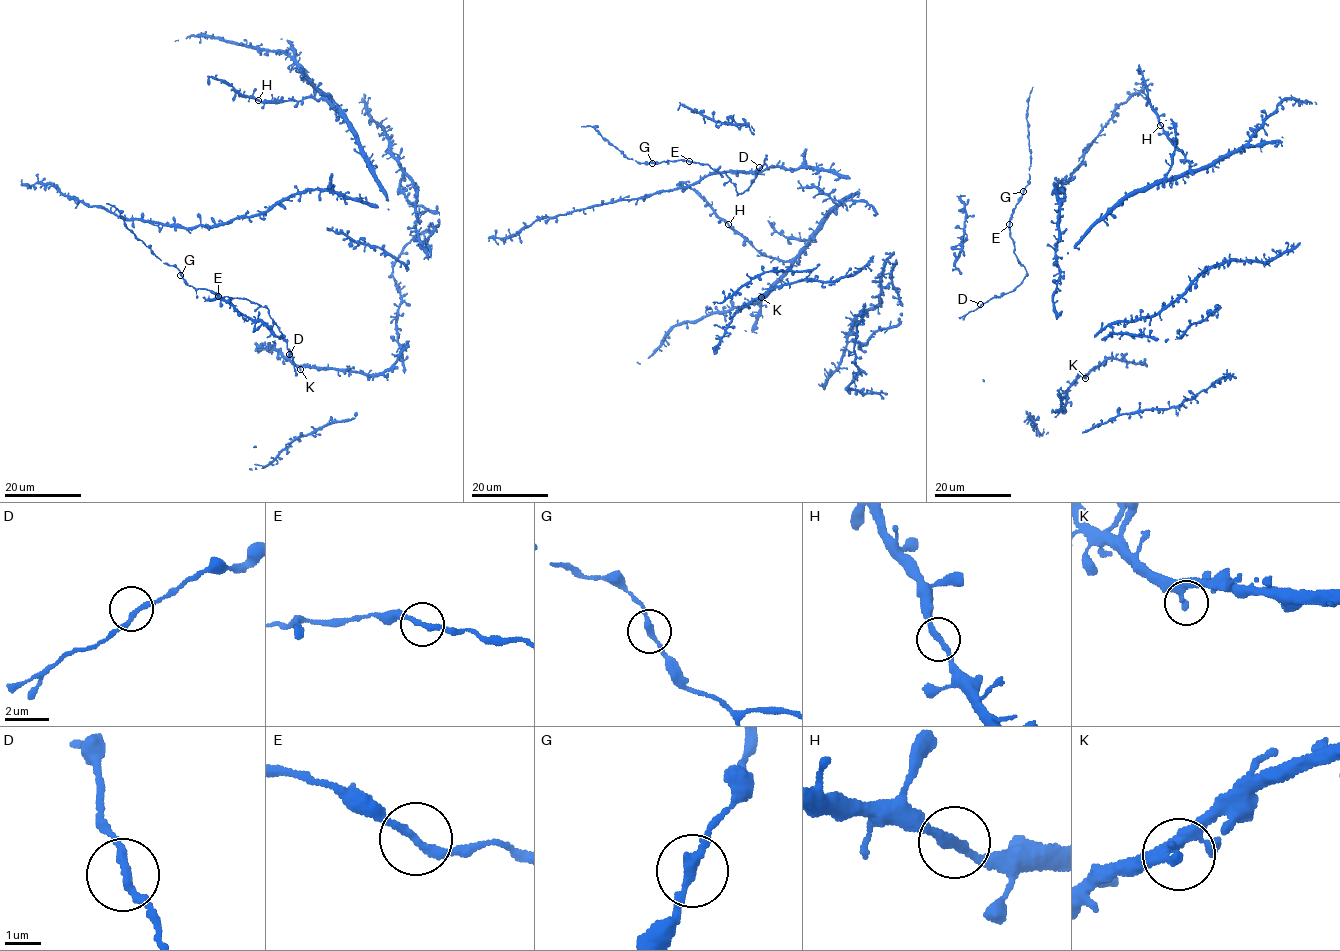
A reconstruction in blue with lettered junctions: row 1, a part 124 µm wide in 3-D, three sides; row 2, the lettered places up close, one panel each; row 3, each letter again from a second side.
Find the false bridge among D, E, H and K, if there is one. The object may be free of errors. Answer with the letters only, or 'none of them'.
none of them

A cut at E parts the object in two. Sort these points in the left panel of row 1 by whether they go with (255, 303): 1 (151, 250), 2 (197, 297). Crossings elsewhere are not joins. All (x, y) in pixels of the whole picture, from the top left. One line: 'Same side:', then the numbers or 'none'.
Same side: none

